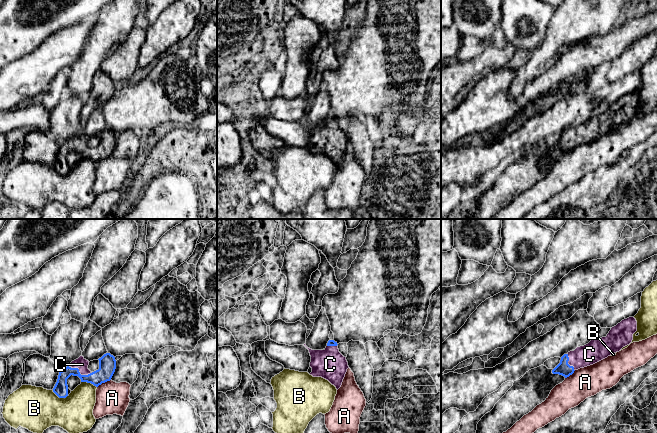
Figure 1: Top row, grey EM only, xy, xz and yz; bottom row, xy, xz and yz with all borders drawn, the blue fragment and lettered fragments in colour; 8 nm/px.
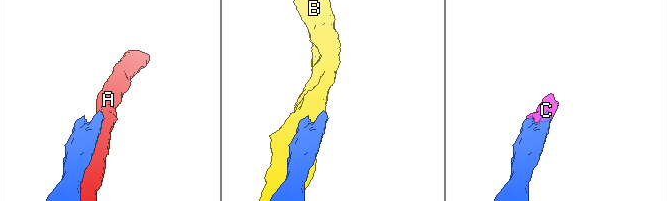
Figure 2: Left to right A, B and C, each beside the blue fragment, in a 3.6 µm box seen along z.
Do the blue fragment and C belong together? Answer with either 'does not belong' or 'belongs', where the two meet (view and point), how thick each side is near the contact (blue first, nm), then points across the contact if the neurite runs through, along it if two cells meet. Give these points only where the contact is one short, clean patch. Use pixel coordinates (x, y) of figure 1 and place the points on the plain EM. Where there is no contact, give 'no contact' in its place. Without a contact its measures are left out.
belongs | xy (79, 148) | 140/100 nm | across xy (107, 140), (97, 150), (79, 148), (79, 143), (82, 140)

